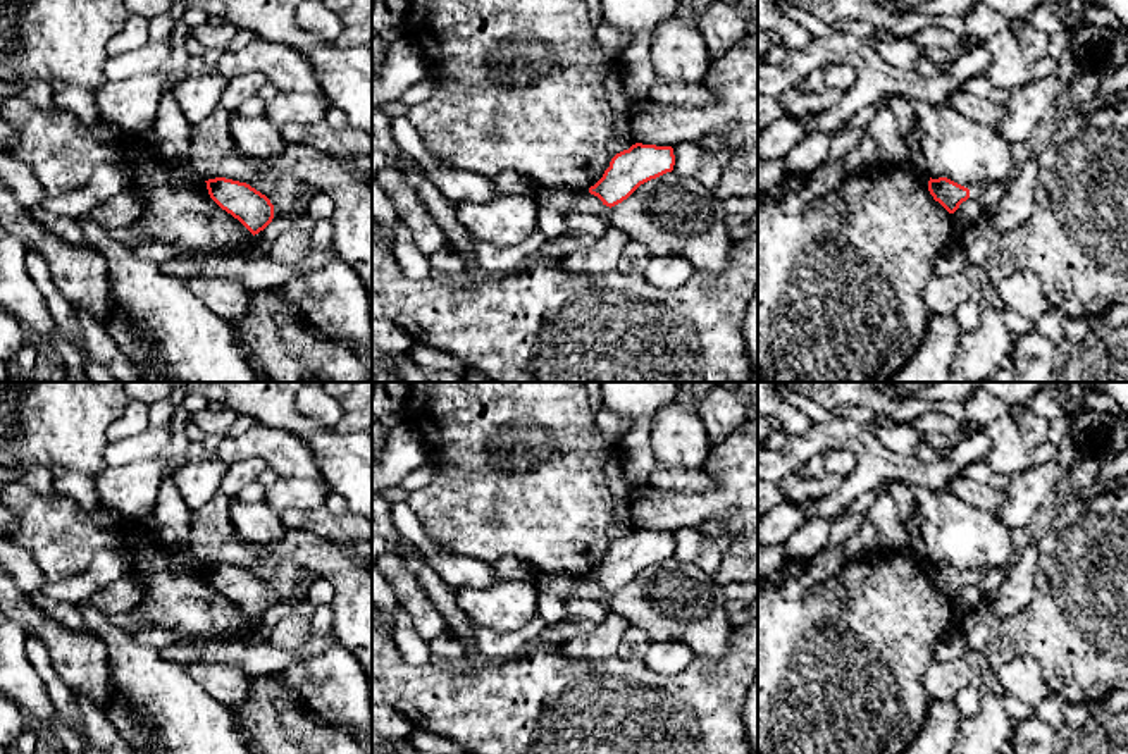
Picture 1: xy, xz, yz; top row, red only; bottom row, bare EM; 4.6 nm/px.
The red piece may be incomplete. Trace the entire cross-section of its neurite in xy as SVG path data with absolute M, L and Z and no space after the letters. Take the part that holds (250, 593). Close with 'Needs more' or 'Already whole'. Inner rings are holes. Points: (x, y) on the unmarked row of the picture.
M215 563L205 568L210 584L238 604L253 621L272 608L274 590L250 570L226 563Z. Already whole

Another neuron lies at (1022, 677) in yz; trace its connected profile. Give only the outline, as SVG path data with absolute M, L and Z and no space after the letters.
M1016 656L989 671L989 677L997 690L1007 692L1026 704L1035 704L1051 692L1038 663L1032 656Z

